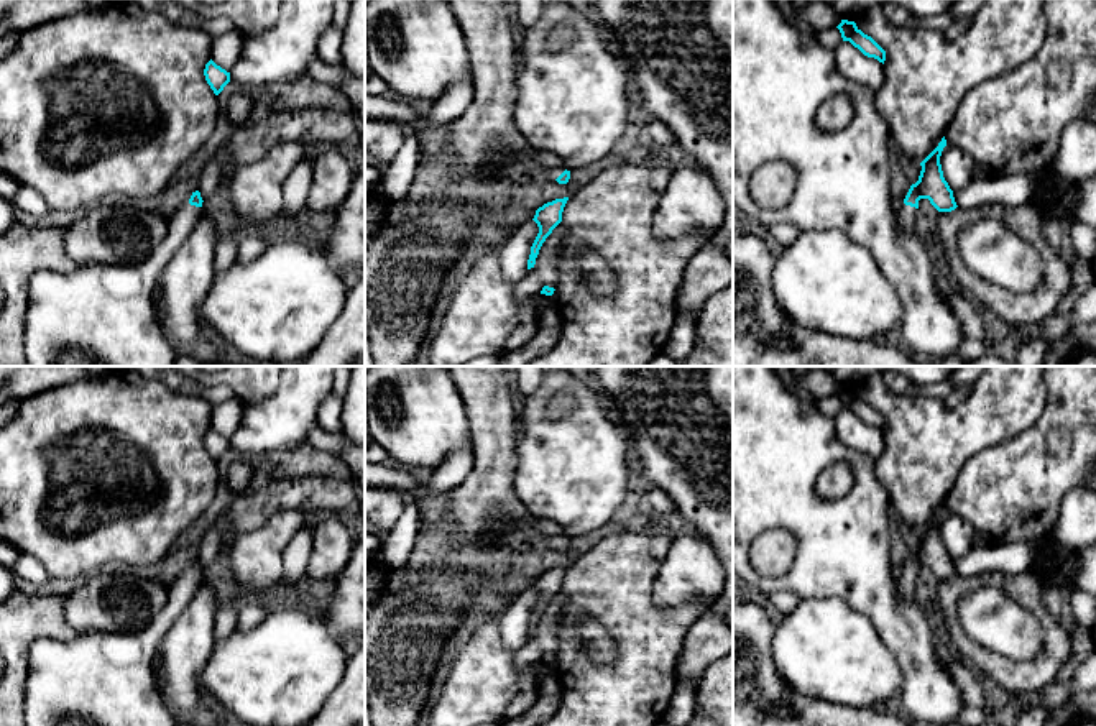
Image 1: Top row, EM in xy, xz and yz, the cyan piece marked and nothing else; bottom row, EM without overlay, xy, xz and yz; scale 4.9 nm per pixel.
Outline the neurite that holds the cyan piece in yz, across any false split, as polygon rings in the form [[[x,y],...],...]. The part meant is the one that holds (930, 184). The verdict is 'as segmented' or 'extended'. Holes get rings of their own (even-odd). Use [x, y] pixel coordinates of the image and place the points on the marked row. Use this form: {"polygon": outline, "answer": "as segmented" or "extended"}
{"polygon": [[[943,136],[938,146],[920,163],[919,181],[910,186],[904,199],[904,207],[899,210],[900,227],[905,232],[914,232],[920,199],[928,199],[938,212],[951,212],[958,207],[940,164],[945,146],[946,140]]], "answer": "extended"}

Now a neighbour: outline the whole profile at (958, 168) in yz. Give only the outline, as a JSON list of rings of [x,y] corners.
[[[946,145],[942,151],[940,164],[951,191],[966,187],[974,181],[976,163],[969,153],[958,146]]]

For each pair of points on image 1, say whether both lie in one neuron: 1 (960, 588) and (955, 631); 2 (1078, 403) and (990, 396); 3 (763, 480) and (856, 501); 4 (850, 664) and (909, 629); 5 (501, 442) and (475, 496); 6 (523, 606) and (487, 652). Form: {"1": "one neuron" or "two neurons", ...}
{"1": "one neuron", "2": "two neurons", "3": "one neuron", "4": "two neurons", "5": "one neuron", "6": "two neurons"}

